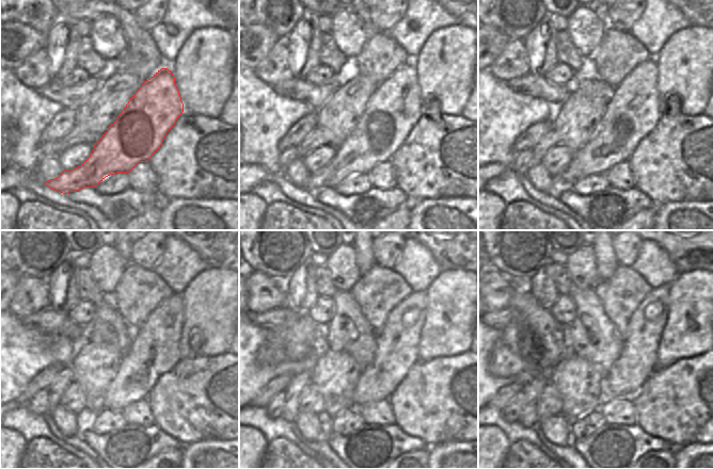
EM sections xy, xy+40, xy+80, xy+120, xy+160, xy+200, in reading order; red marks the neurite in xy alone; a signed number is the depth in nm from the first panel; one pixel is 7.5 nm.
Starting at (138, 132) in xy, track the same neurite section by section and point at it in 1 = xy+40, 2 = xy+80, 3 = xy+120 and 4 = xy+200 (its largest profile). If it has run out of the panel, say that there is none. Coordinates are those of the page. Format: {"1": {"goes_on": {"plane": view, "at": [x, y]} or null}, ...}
{"1": {"goes_on": {"plane": "xy+40", "at": [394, 109]}}, "2": {"goes_on": {"plane": "xy+80", "at": [633, 111]}}, "3": {"goes_on": {"plane": "xy+120", "at": [155, 350]}}, "4": {"goes_on": {"plane": "xy+200", "at": [638, 358]}}}

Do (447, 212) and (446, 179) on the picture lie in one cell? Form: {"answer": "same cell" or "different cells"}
{"answer": "different cells"}

